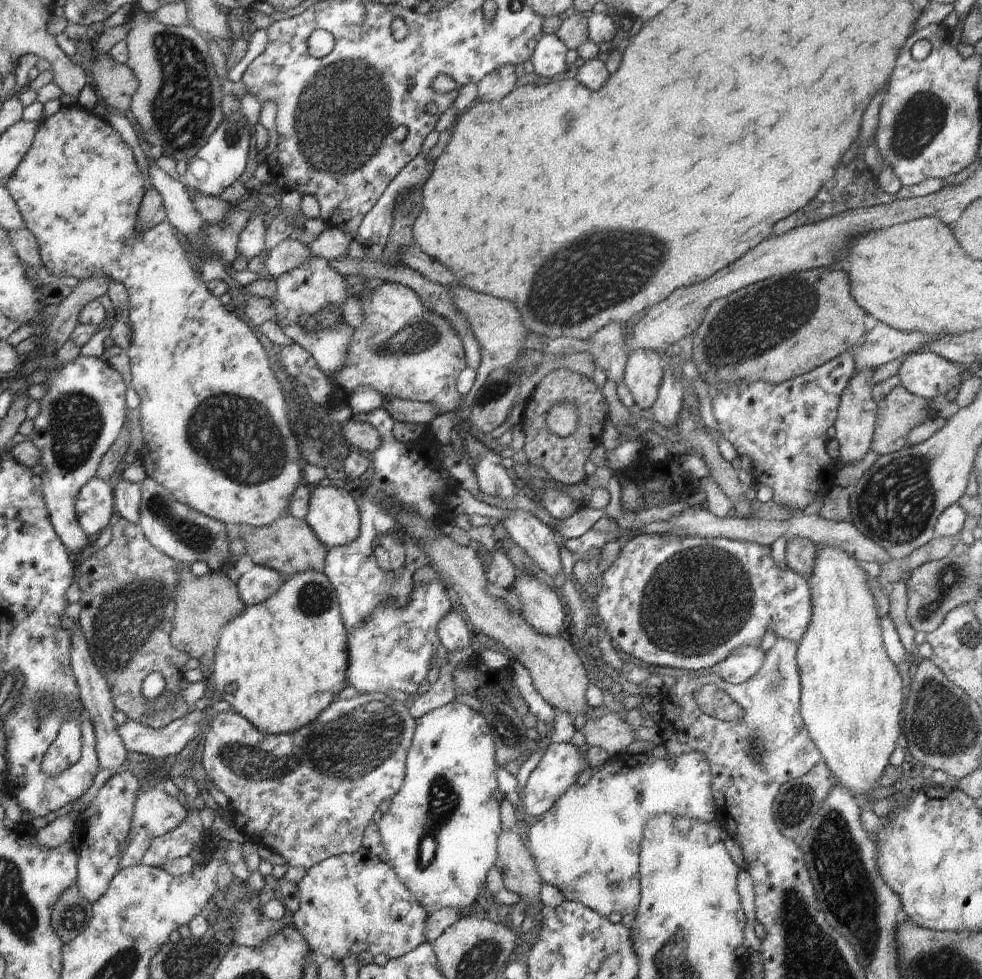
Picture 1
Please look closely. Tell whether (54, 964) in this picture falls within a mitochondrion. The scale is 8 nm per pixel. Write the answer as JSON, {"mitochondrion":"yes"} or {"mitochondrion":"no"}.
{"mitochondrion":"no"}

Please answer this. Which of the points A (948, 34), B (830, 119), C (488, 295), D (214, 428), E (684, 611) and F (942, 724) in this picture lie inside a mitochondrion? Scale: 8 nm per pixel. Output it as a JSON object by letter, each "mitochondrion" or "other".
{"A":"other","B":"other","C":"other","D":"mitochondrion","E":"mitochondrion","F":"mitochondrion"}

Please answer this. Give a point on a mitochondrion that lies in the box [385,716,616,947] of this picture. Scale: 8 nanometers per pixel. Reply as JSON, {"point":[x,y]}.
{"point":[442,797]}

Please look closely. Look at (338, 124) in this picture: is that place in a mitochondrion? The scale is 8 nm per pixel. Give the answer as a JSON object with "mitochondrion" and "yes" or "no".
{"mitochondrion":"yes"}

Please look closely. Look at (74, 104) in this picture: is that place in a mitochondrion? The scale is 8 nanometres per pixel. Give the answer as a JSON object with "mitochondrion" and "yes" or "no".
{"mitochondrion":"no"}

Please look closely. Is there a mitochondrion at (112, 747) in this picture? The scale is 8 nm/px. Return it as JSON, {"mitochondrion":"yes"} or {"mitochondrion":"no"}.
{"mitochondrion":"no"}

